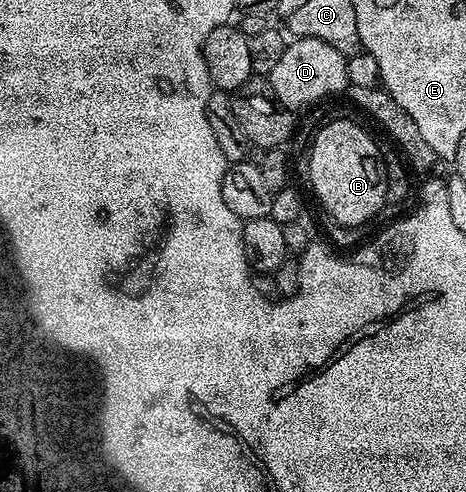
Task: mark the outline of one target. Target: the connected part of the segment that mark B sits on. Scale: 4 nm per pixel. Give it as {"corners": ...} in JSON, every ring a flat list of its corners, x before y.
{"corners":[[330,121,310,145,310,185,318,201,342,225,362,225,386,205,386,172,379,142,374,142,354,121]]}

